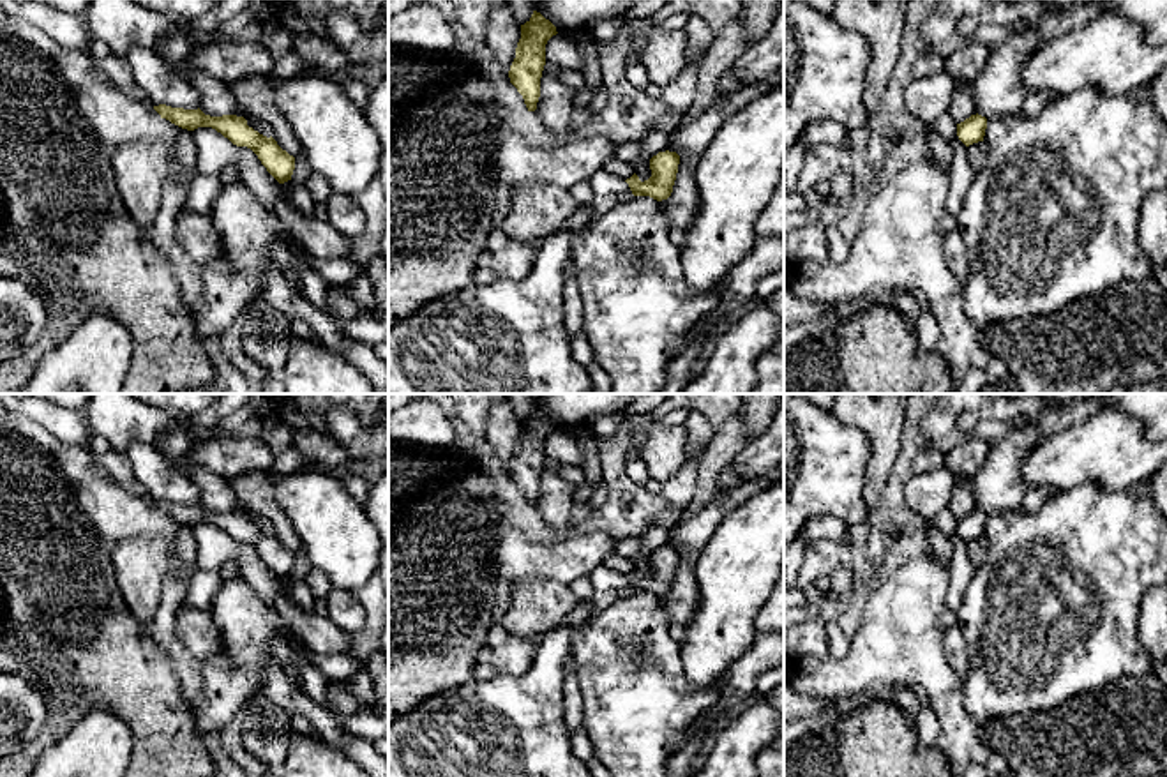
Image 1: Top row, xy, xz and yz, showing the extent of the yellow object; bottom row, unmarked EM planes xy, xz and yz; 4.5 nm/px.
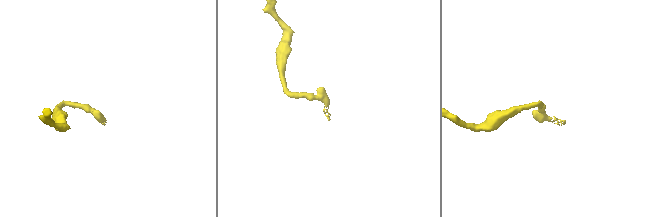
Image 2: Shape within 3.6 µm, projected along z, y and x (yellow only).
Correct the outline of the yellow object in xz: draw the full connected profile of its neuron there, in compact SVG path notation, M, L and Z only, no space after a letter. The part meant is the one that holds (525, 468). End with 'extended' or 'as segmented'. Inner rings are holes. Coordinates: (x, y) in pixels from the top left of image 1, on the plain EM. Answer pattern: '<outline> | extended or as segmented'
M537 406L521 420L521 434L516 443L516 454L510 461L508 473L523 491L528 507L537 505L540 473L546 461L546 440L556 429L556 422Z | as segmented

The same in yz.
M976 509L957 519L957 532L966 542L969 542L973 539L983 537L985 524L987 514Z | as segmented

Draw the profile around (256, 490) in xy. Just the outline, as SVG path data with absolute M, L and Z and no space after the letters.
M244 471L230 479L230 486L242 503L244 514L252 514L270 523L272 533L290 551L302 551L300 537L275 500L275 475L272 471Z

